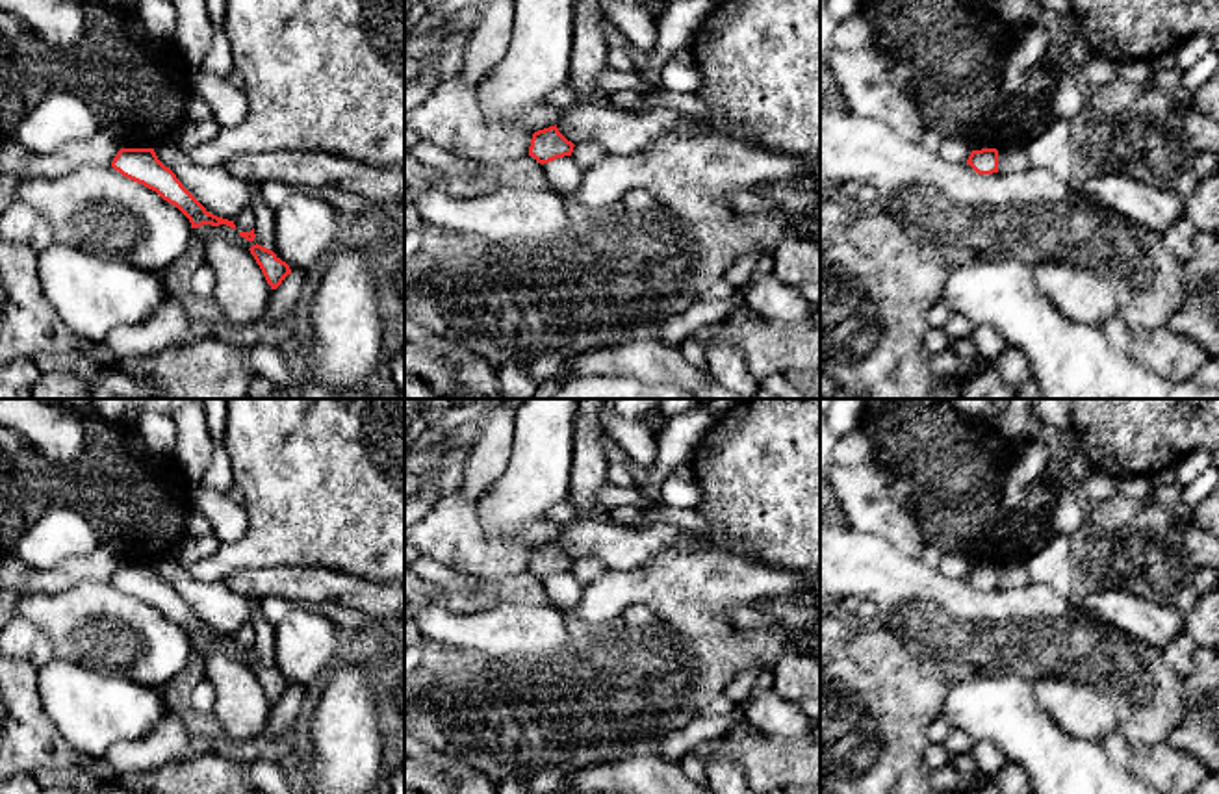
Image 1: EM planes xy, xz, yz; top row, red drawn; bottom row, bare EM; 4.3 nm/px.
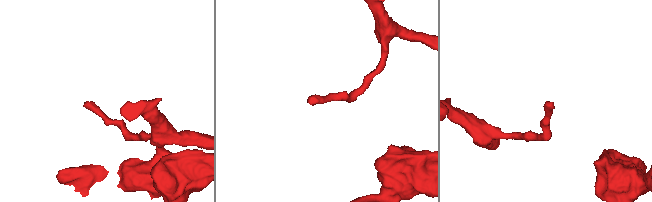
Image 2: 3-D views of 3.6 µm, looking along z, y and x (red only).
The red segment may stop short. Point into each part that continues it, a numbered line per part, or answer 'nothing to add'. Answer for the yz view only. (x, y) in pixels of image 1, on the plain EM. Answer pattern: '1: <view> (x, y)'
nothing to add

